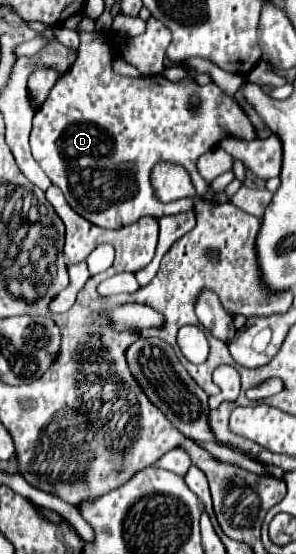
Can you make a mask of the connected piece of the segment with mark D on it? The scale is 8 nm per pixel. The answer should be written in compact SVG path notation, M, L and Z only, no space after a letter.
M79 33L79 35L81 35L81 45L77 49L79 57L75 65L67 73L63 73L49 91L49 97L41 105L41 111L37 111L33 117L33 131L31 131L31 151L35 161L47 173L47 177L57 187L61 187L73 211L77 211L81 217L85 217L87 221L99 227L119 229L129 223L135 223L145 215L163 217L195 209L195 197L185 197L171 203L163 203L161 199L155 197L155 189L151 183L151 169L161 161L185 167L193 181L197 197L210 201L213 197L211 186L197 173L195 167L199 155L217 149L231 131L233 137L241 137L243 141L257 139L249 115L241 109L235 97L225 95L215 83L209 83L201 87L201 111L193 111L191 81L169 81L163 75L151 75L151 77L147 75L139 79L115 75L111 71L113 53L107 39L101 33Z

